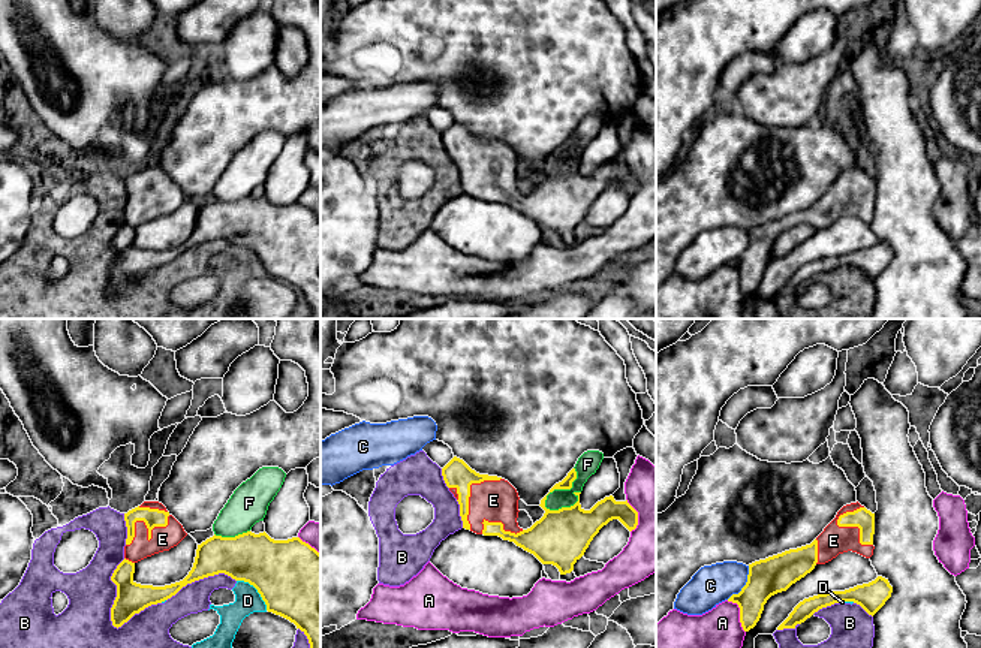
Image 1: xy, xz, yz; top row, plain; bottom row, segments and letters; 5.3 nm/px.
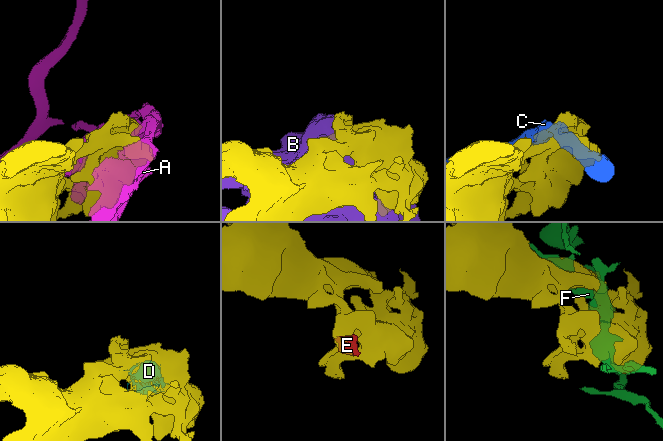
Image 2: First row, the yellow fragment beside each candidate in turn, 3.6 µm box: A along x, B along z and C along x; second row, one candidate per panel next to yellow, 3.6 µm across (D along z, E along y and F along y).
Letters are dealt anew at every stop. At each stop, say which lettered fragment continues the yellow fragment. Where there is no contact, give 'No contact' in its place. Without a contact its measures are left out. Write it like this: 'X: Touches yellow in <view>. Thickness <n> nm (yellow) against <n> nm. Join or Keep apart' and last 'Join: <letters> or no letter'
A: Touches yellow in yz. Thickness 200 nm (yellow) against 360 nm. Keep apart
B: Touches yellow in xy. Thickness 170 nm (yellow) against 300 nm. Keep apart
C: Touches yellow in yz. Thickness 200 nm (yellow) against 220 nm. Keep apart
D: Touches yellow in xy. Thickness 400 nm (yellow) against 140 nm. Keep apart
E: Touches yellow in xy. Thickness 100 nm (yellow) against 130 nm. Join
F: Touches yellow in xz. Thickness 280 nm (yellow) against 120 nm. Keep apart
Join: E

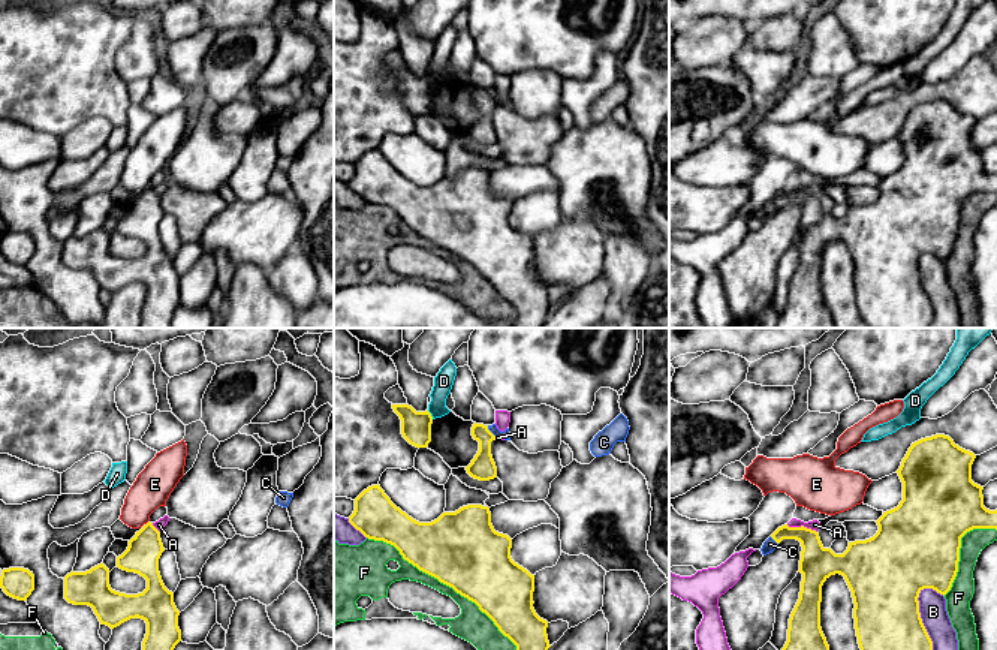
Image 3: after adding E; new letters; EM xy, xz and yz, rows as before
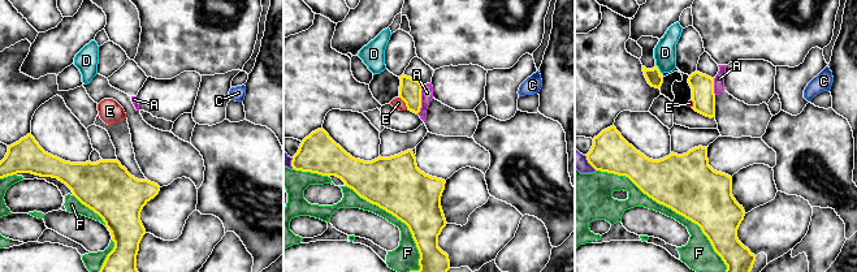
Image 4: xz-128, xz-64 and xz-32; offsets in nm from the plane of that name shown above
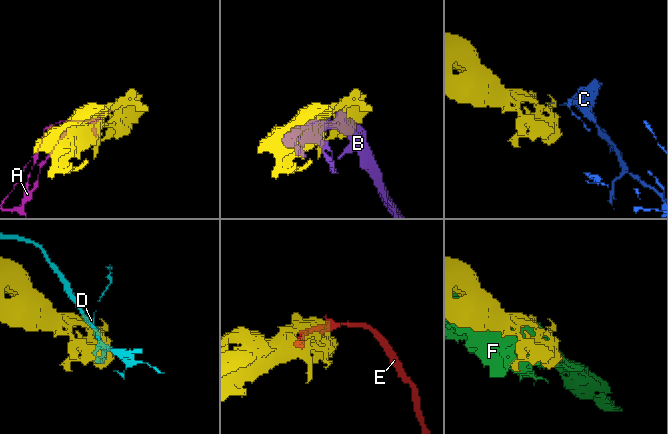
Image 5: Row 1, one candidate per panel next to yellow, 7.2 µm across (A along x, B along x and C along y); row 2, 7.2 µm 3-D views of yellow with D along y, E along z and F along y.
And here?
A: Touches yellow in yz. Thickness 190 nm (yellow) against 60 nm. Keep apart
B: Touches yellow in yz. Thickness 360 nm (yellow) against 160 nm. Keep apart
C: Touches yellow in xz. Thickness 140 nm (yellow) against 50 nm. Keep apart
D: Touches yellow in xz. Thickness 160 nm (yellow) against 100 nm. Keep apart
E: Touches yellow in xy. Thickness 180 nm (yellow) against 200 nm. Keep apart
F: Touches yellow in xz. Thickness 400 nm (yellow) against 140 nm. Keep apart
Join: no letter

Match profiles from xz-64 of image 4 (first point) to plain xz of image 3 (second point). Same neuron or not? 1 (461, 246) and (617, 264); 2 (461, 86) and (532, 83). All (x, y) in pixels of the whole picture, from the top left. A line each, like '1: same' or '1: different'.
1: different
2: same

